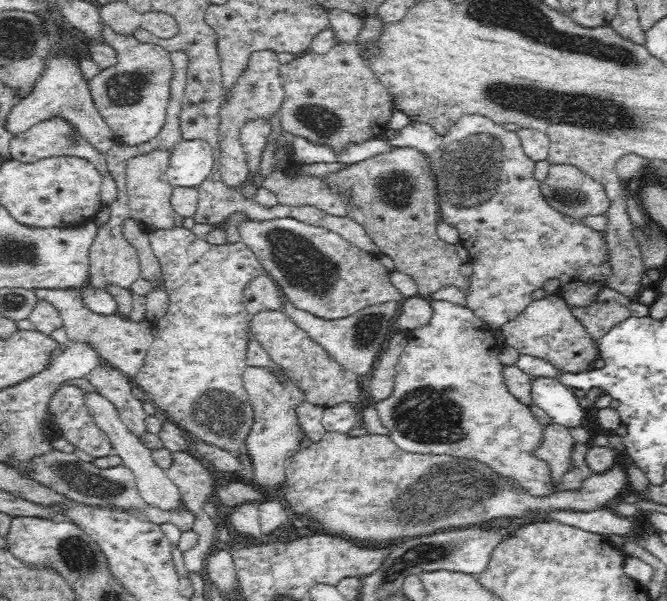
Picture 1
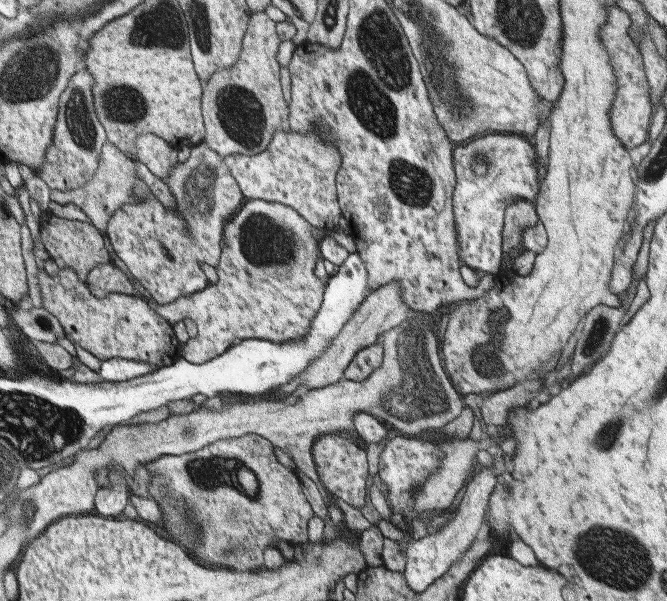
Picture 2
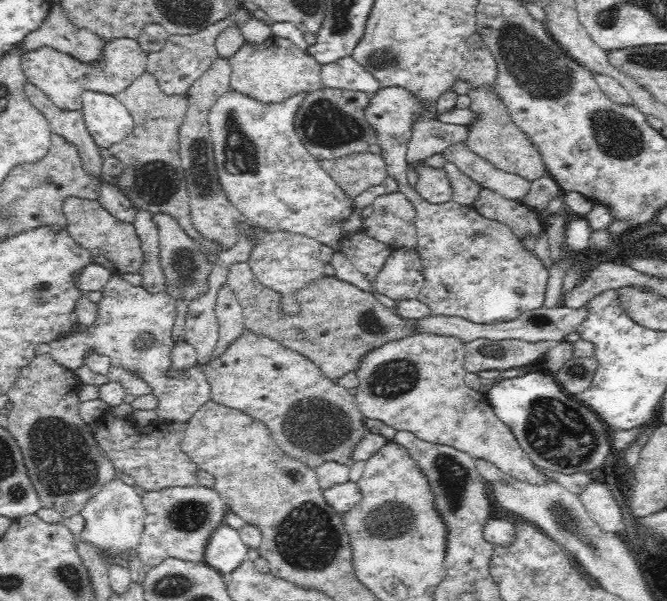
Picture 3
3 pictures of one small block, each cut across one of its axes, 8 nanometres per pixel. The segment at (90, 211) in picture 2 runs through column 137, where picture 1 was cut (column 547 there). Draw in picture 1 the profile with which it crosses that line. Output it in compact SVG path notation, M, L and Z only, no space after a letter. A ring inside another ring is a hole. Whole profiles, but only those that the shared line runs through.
M548 163L547 173L540 182L541 196L552 208L580 220L587 214L602 213L608 205L601 186L588 173L570 163Z

